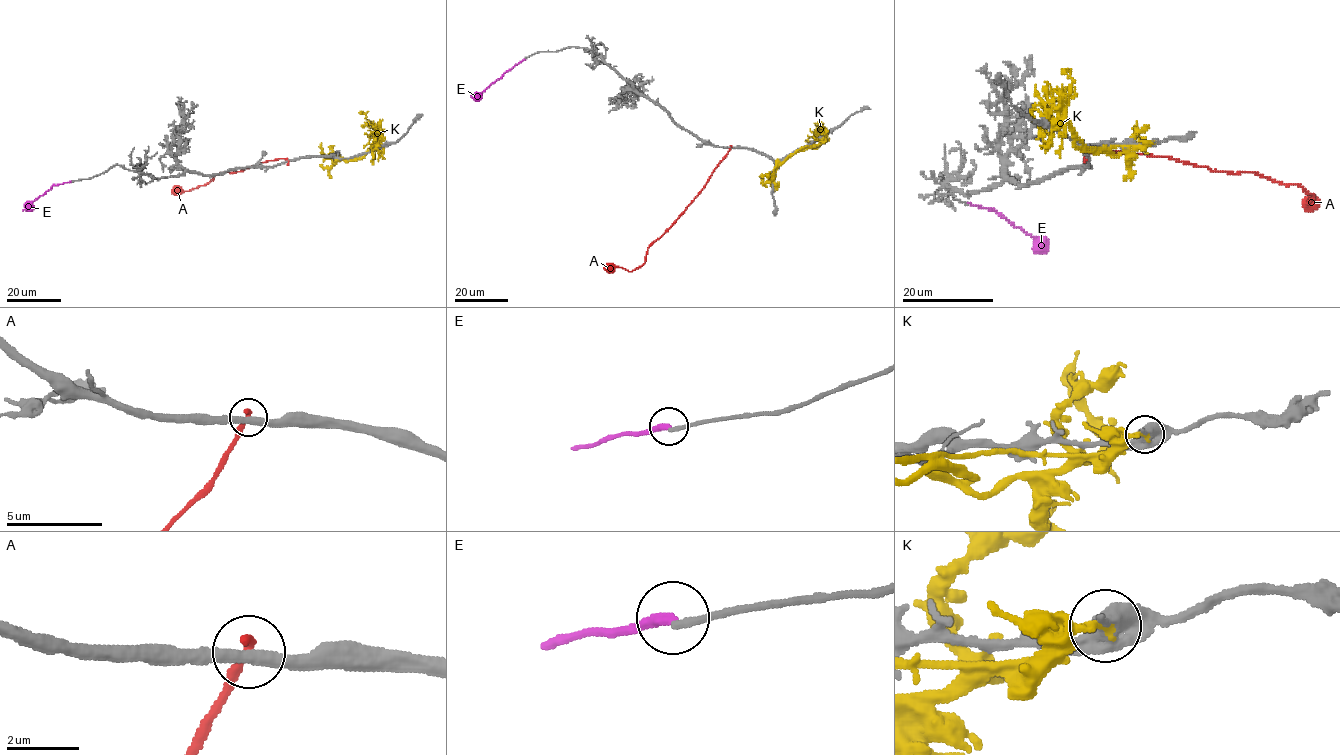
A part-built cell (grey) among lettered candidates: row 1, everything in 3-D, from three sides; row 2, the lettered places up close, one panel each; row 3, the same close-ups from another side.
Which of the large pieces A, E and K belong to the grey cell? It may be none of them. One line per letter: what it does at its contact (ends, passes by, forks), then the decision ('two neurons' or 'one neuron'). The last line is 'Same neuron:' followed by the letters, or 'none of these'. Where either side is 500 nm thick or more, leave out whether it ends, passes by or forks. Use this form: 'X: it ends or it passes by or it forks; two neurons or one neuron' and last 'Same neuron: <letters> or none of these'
A: it passes by; two neurons
E: it ends; two neurons
K: it ends; two neurons
Same neuron: none of these

